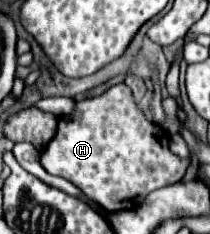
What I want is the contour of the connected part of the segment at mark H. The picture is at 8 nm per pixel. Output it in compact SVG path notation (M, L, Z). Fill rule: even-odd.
M120 82L98 98L76 102L72 114L58 118L58 132L54 140L46 146L46 150L40 154L40 164L48 174L72 182L88 198L98 202L106 212L116 212L136 208L150 192L180 182L186 176L192 162L188 158L182 160L170 150L168 132L162 130L158 124L146 120L144 112L138 108L132 96L132 90L124 82Z

